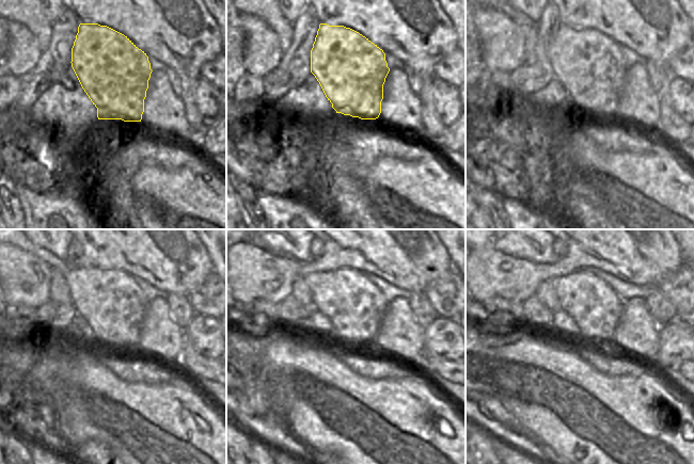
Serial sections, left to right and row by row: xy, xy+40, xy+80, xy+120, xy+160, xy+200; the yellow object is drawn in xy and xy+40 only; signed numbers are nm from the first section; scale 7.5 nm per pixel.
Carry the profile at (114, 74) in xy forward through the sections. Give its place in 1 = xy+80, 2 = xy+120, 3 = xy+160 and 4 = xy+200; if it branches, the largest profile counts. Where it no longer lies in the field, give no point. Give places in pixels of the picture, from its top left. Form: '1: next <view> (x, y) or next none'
1: next xy+80 (588, 64)
2: next xy+120 (110, 301)
3: next xy+160 (356, 307)
4: next xy+200 (595, 307)

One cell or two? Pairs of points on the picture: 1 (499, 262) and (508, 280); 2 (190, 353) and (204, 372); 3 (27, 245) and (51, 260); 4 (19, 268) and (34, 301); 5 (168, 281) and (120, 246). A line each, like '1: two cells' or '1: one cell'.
1: one cell
2: one cell
3: one cell
4: one cell
5: one cell

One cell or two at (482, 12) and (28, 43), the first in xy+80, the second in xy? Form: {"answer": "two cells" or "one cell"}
{"answer": "one cell"}

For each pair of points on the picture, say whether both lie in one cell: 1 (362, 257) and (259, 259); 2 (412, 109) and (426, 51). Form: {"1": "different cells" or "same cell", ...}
{"1": "same cell", "2": "different cells"}

